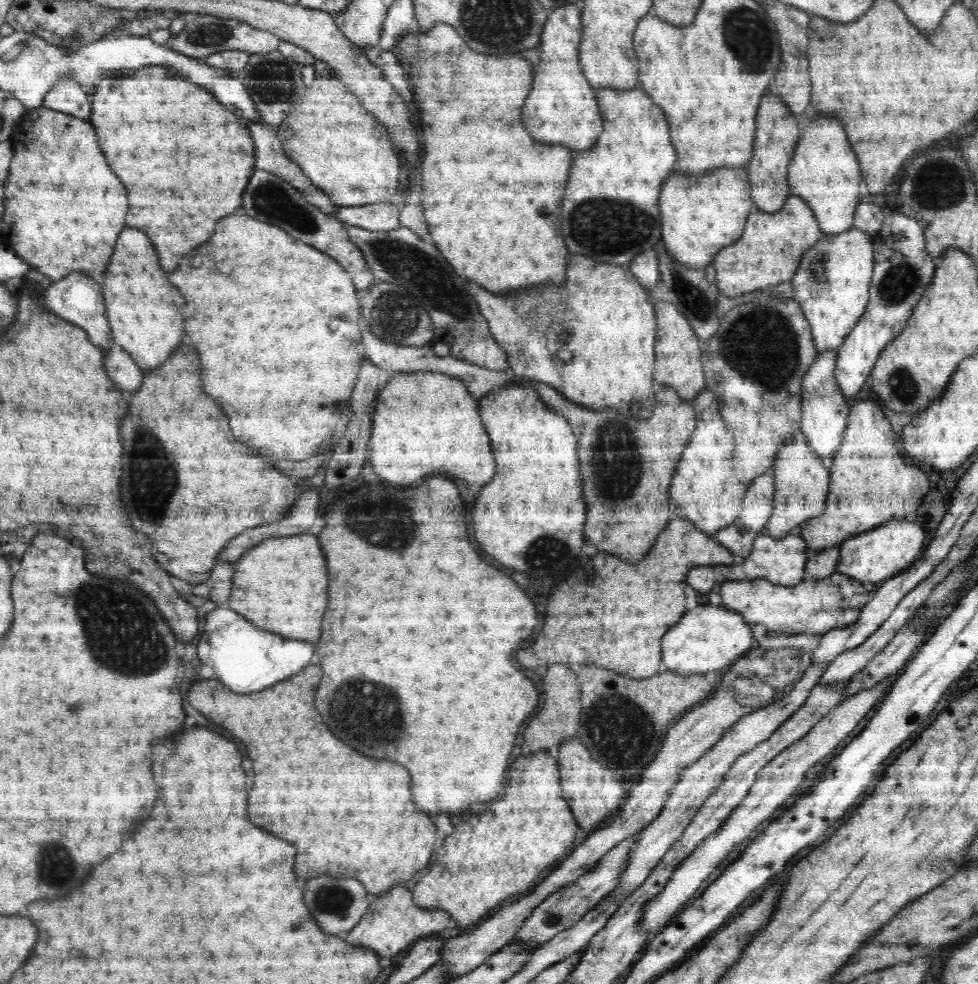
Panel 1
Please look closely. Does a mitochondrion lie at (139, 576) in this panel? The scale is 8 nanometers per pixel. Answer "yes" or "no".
yes

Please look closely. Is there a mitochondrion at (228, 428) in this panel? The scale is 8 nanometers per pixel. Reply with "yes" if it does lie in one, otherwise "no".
no

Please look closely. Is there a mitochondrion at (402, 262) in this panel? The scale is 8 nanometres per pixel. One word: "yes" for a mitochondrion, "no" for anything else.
yes

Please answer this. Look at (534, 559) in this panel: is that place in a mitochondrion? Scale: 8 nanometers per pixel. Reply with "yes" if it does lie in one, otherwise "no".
yes

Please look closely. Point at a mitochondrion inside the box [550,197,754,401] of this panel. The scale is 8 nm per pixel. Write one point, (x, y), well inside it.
(690, 297)

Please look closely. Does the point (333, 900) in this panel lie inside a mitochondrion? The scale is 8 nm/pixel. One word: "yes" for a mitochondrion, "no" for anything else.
yes

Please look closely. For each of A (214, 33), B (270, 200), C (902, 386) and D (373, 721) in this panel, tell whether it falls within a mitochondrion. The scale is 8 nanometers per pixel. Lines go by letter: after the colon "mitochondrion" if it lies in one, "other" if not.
A: mitochondrion
B: mitochondrion
C: mitochondrion
D: mitochondrion

